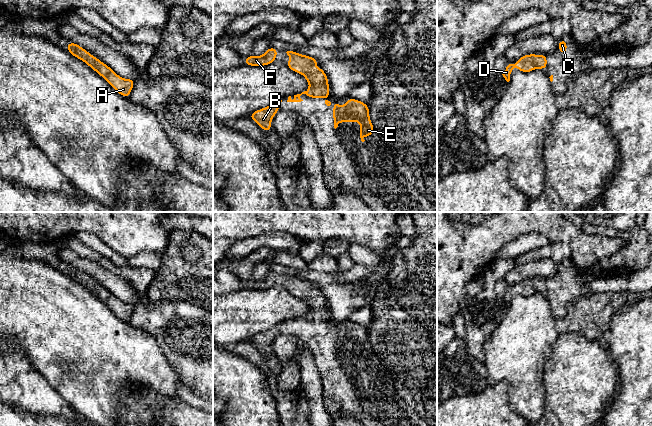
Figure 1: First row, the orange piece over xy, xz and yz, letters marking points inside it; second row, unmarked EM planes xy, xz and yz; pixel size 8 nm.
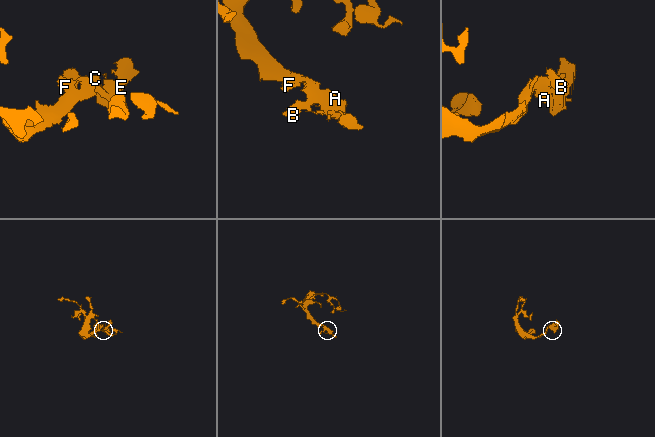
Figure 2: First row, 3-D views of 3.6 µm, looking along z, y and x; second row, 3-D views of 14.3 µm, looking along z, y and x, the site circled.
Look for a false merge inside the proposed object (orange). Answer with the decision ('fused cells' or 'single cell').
single cell

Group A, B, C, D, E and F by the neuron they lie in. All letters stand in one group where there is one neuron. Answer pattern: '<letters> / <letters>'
A B C D E F

